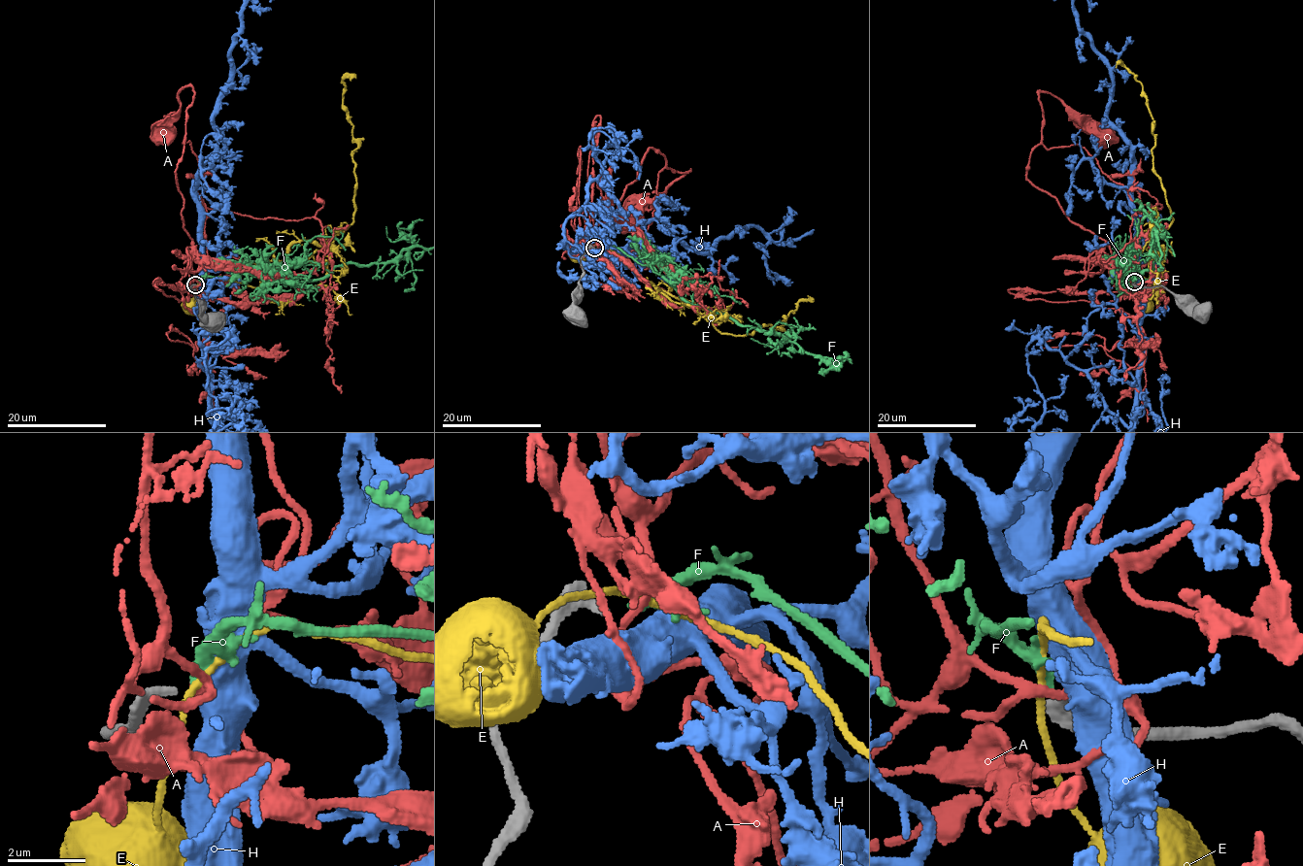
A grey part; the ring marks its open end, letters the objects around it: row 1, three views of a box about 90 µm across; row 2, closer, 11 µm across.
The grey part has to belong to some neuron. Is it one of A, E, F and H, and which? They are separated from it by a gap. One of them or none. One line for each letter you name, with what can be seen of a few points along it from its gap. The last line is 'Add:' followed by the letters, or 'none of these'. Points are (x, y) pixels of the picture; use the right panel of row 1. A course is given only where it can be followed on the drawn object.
F: it runs (1132, 282), (1123, 273), (1152, 269), (1152, 250), (1156, 248), (1152, 235), (1155, 224), (1161, 225), (1153, 198)
Add: F

